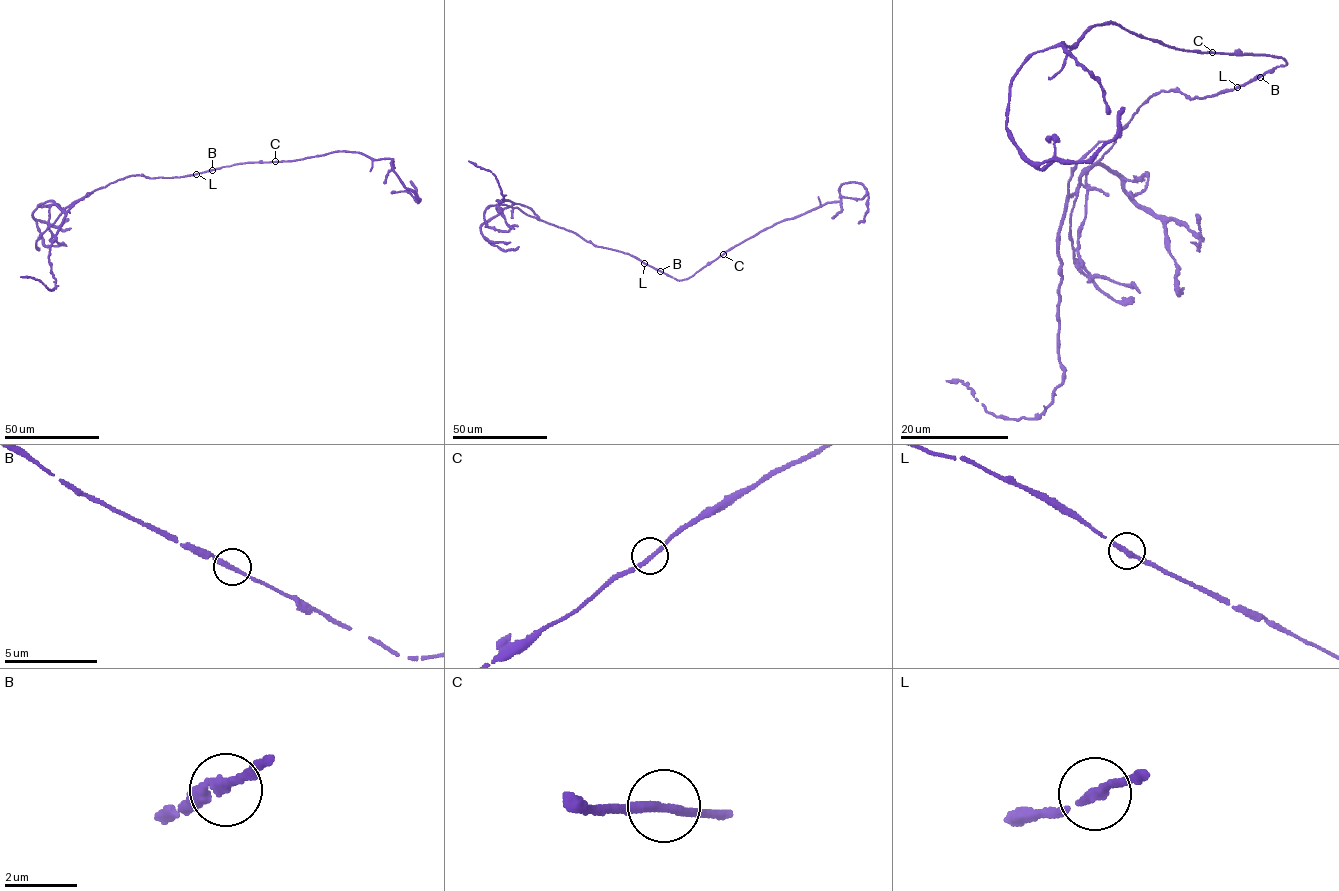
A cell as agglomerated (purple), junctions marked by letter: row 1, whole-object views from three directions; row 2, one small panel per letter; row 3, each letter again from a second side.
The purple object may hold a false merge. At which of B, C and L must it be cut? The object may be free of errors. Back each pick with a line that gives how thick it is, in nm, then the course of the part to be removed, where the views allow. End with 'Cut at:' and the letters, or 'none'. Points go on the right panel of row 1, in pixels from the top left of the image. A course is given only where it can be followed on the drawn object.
Cut at: none

